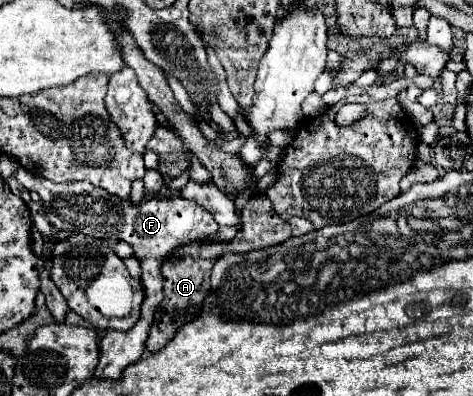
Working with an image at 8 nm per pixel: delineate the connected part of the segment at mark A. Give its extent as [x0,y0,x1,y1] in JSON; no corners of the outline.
[146,241,228,351]

